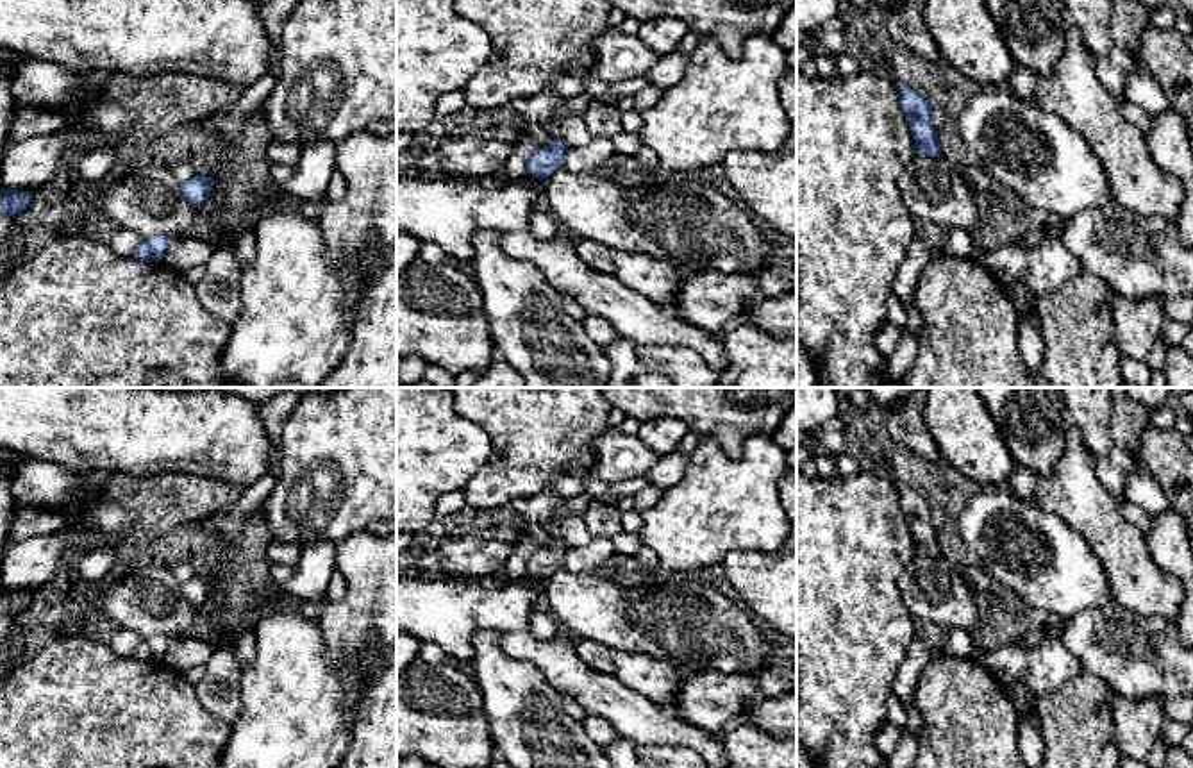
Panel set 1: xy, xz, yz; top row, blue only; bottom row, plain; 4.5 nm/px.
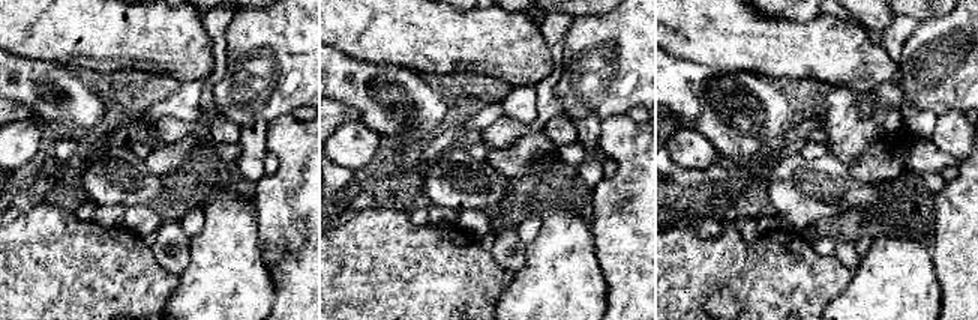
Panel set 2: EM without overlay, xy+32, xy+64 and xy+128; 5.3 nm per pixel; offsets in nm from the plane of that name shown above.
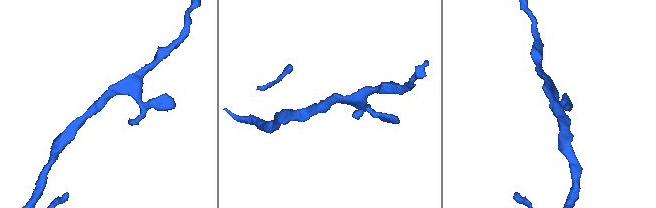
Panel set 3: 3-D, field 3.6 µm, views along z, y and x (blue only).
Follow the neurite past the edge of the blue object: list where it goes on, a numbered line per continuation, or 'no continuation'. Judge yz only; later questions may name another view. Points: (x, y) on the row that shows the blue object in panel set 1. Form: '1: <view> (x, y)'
no continuation

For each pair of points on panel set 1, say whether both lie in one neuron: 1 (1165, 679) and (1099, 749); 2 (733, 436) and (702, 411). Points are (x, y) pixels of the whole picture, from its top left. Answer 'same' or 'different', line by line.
1: different
2: same

